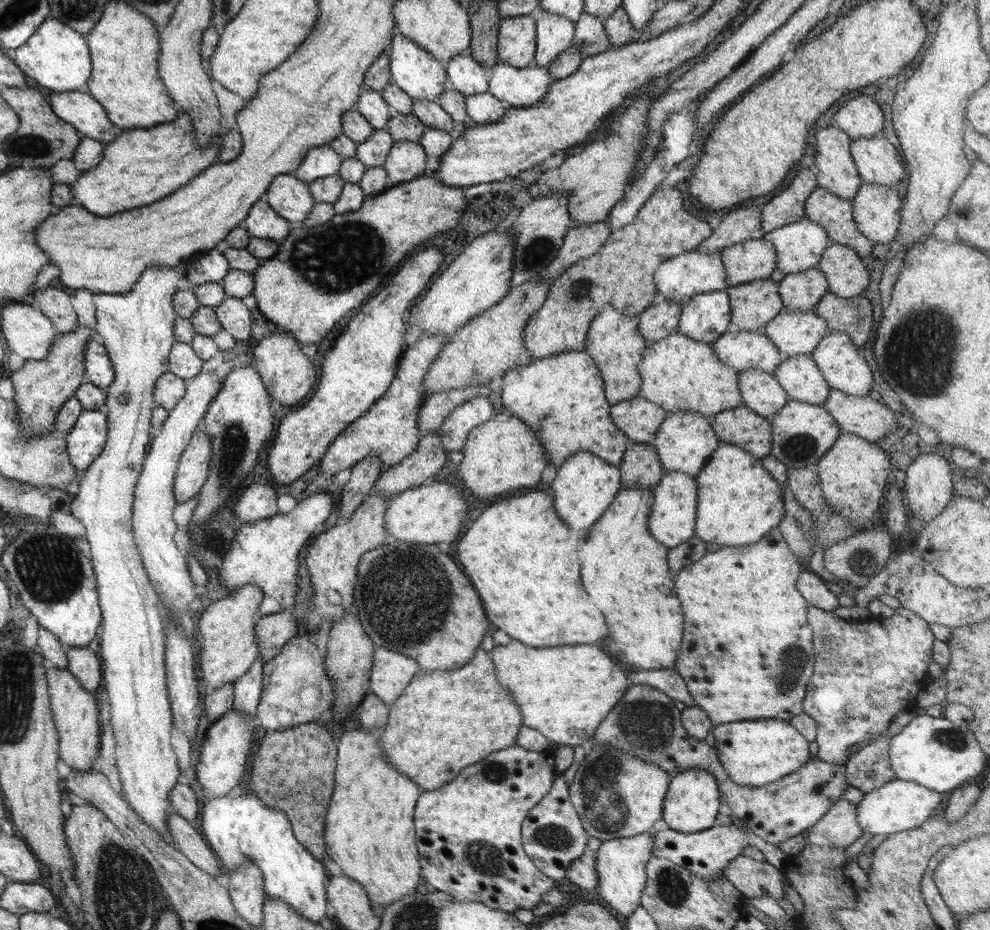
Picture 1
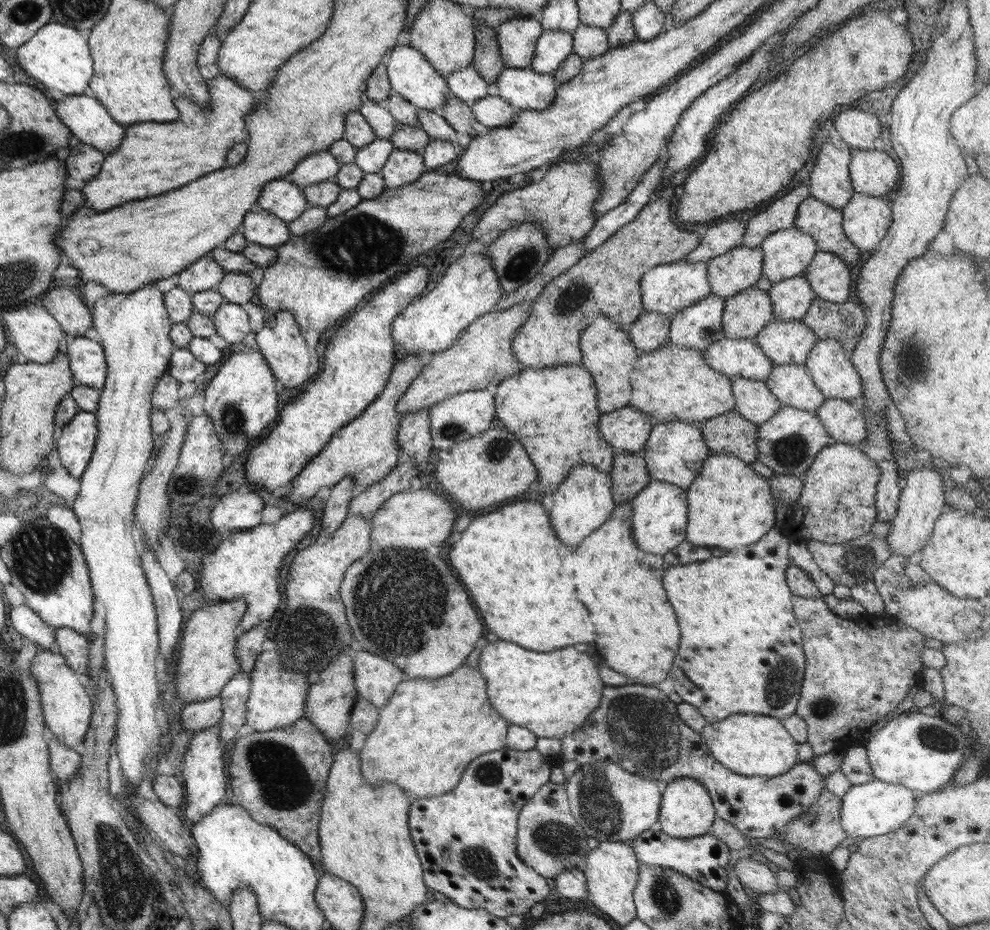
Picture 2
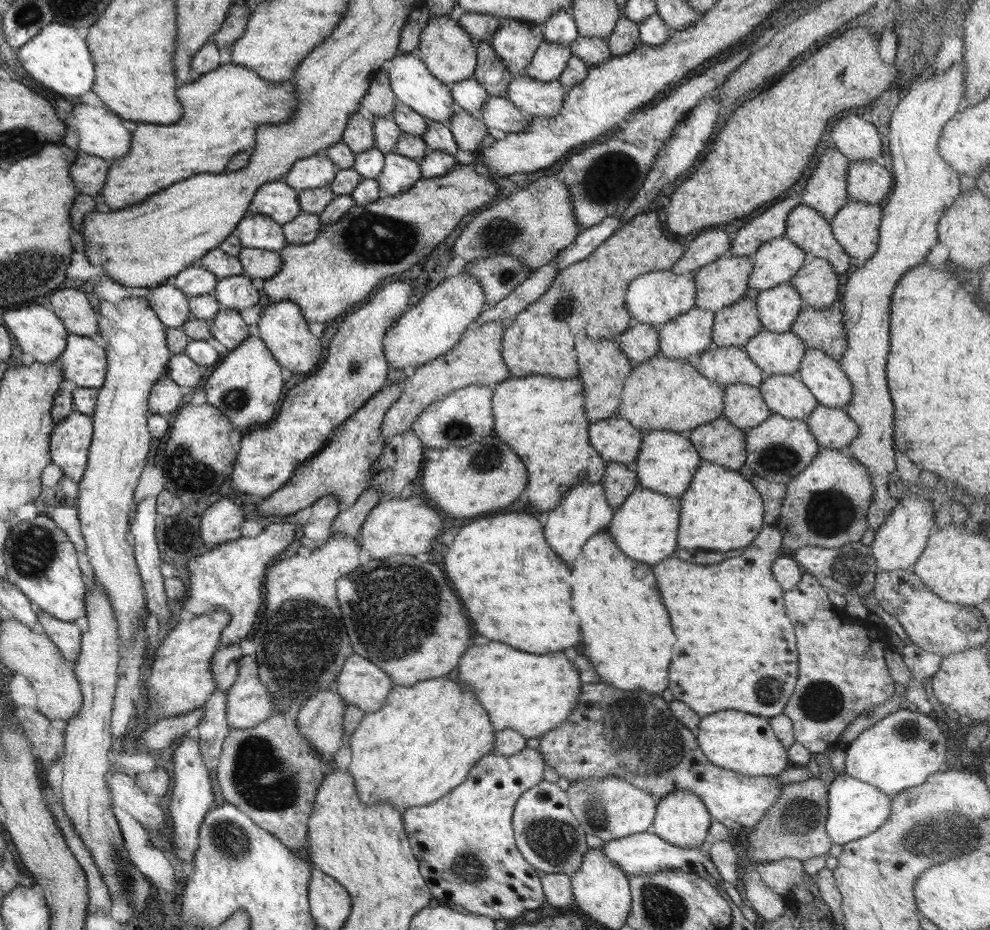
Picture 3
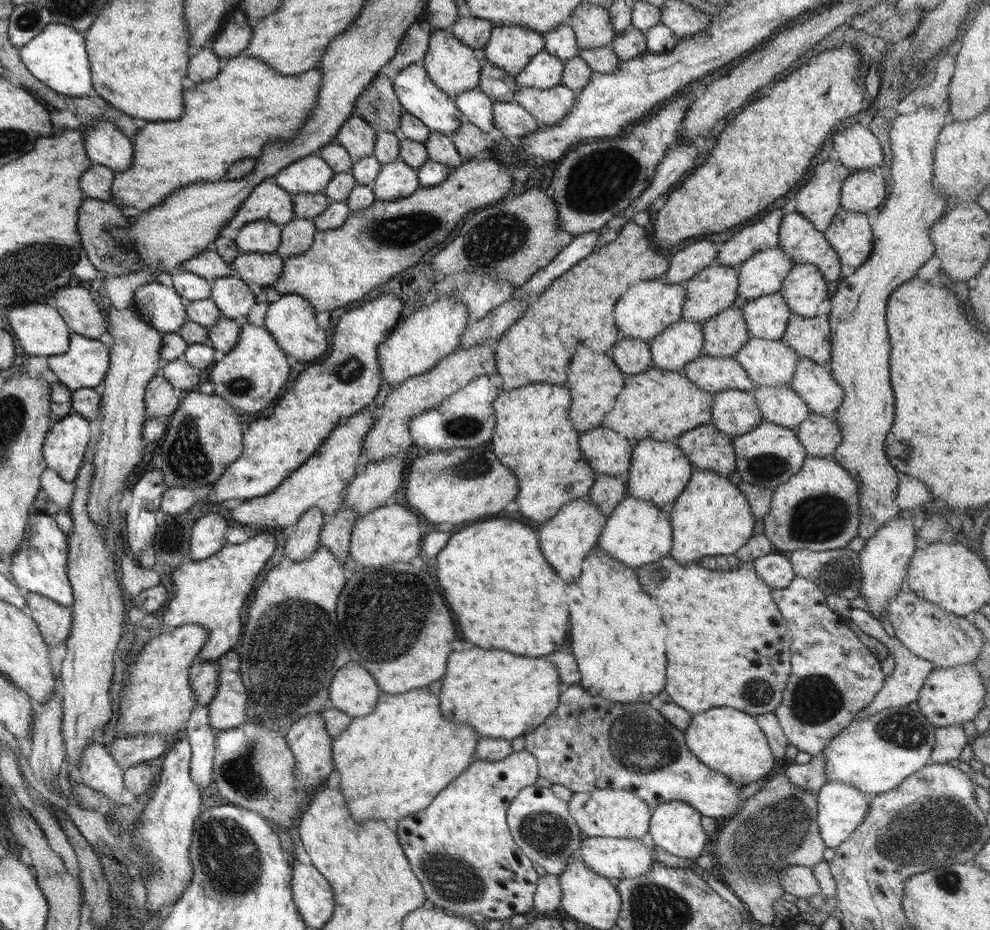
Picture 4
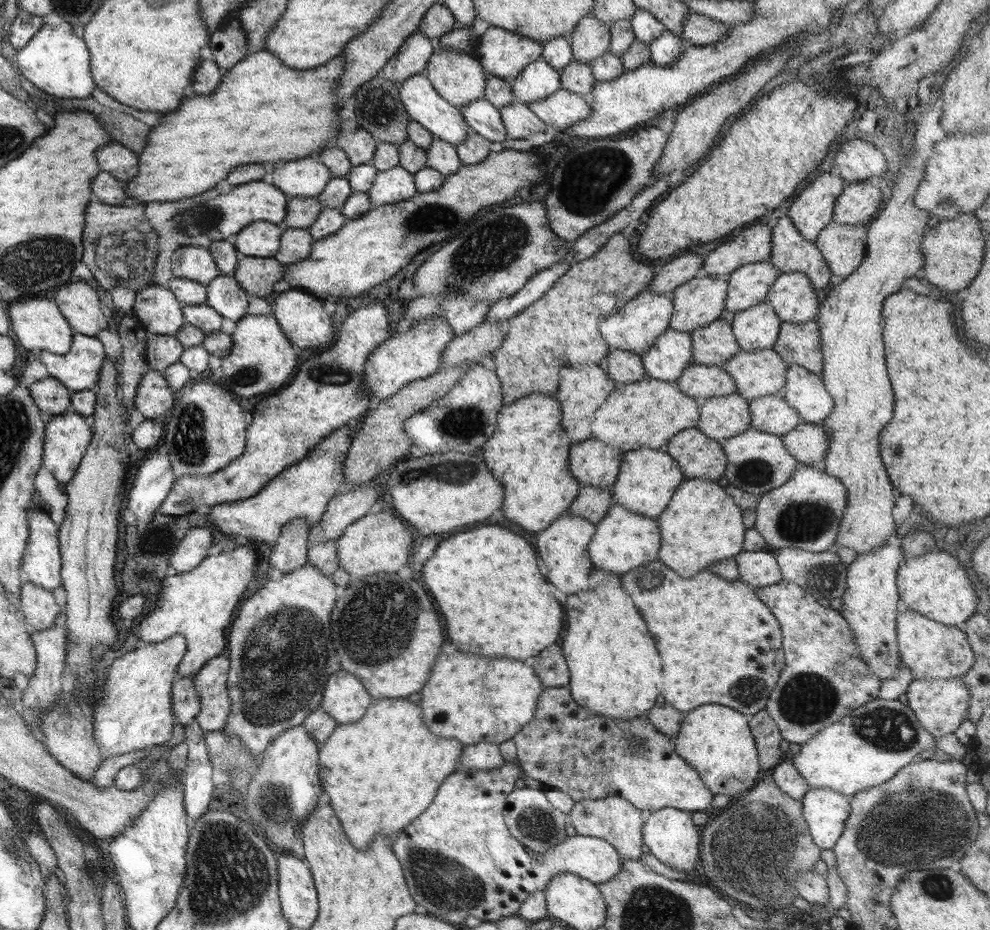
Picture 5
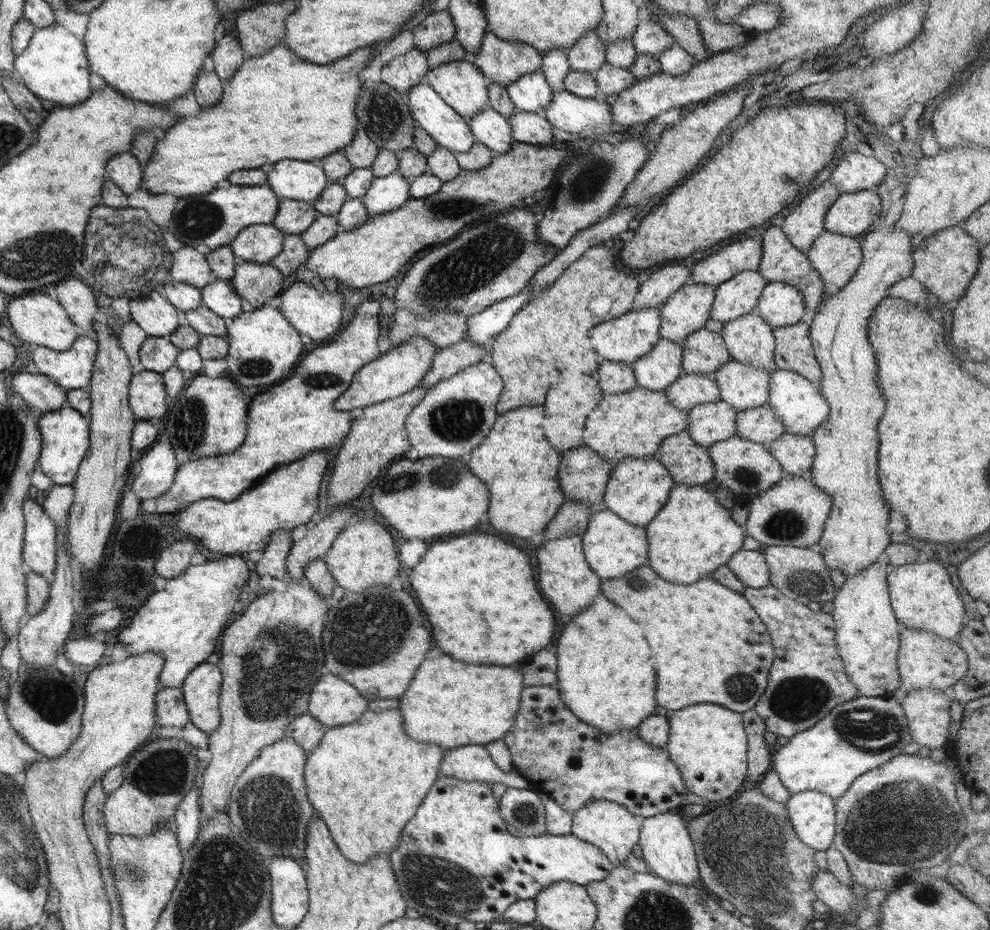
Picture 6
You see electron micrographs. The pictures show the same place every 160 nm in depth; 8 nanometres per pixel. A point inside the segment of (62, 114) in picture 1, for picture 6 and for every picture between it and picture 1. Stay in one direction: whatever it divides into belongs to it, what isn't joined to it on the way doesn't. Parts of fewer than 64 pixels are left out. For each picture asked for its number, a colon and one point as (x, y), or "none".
2: (90, 121)
3: (101, 133)
4: (106, 144)
5: (117, 159)
6: (126, 171)

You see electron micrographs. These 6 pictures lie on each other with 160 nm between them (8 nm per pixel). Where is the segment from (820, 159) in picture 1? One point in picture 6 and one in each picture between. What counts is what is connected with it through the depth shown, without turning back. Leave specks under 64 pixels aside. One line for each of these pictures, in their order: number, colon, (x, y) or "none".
2: (829, 182)
3: (826, 190)
4: (819, 200)
5: (813, 209)
6: (806, 223)

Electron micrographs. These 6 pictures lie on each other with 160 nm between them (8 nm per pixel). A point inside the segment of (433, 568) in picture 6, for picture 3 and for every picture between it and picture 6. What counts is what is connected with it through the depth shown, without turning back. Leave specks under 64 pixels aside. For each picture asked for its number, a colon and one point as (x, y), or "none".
3: (512, 585)
4: (504, 595)
5: (486, 583)

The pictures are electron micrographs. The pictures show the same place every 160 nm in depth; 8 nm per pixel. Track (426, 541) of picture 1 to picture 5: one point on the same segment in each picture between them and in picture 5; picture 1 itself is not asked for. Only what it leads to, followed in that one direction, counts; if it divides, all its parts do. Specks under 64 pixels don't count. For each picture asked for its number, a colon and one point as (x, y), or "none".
2: (418, 519)
3: (394, 526)
4: (389, 534)
5: (381, 542)

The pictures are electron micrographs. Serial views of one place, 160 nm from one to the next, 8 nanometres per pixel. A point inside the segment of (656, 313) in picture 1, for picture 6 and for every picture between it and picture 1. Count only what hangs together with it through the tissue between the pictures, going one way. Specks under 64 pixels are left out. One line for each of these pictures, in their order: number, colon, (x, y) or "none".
2: (650, 329)
3: (639, 342)
4: (632, 356)
5: (624, 367)
6: (613, 377)

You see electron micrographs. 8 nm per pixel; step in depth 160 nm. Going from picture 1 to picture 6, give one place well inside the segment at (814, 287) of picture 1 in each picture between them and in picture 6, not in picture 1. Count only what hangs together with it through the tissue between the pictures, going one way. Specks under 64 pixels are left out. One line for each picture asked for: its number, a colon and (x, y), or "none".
2: (790, 298)
3: (777, 307)
4: (766, 317)
5: (757, 328)
6: (749, 340)

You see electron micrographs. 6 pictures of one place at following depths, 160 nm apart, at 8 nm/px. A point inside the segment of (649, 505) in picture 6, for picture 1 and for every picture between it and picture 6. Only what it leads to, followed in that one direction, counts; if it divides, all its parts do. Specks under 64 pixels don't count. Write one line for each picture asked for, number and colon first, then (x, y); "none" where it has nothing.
1: (685, 441)
2: (675, 451)
3: (666, 463)
4: (658, 471)
5: (648, 478)

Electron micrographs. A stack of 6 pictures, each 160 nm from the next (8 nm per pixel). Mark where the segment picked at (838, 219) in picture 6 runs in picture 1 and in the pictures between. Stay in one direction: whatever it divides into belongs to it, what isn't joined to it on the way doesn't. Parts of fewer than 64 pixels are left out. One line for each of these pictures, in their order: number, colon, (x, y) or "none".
1: (878, 162)
2: (875, 173)
3: (867, 181)
4: (863, 190)
5: (859, 203)

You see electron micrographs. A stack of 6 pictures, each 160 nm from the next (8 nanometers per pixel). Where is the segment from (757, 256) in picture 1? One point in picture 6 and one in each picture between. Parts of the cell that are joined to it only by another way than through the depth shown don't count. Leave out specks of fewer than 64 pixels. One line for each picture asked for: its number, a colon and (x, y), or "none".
2: (737, 270)
3: (718, 284)
4: (714, 289)
5: (696, 303)
6: (686, 311)

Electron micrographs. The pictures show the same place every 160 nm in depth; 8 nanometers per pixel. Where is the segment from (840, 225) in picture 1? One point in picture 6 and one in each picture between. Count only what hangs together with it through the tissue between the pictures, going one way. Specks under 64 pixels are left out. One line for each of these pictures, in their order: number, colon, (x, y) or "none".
2: (823, 223)
3: (805, 228)
4: (798, 238)
5: (790, 252)
6: (781, 261)

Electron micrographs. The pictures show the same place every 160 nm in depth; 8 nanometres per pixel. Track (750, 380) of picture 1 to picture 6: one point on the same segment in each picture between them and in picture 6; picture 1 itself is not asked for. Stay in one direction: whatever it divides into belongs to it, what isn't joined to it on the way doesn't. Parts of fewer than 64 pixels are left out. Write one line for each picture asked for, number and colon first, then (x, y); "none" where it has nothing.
2: (753, 399)
3: (744, 407)
4: (734, 412)
5: (721, 417)
6: (709, 423)

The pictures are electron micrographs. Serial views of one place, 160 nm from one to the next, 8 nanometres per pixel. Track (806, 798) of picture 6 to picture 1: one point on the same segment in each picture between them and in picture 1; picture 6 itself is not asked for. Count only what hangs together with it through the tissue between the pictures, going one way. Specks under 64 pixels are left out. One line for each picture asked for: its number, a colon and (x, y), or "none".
1: (899, 805)
2: (873, 808)
3: (855, 809)
4: (841, 808)
5: (825, 811)

